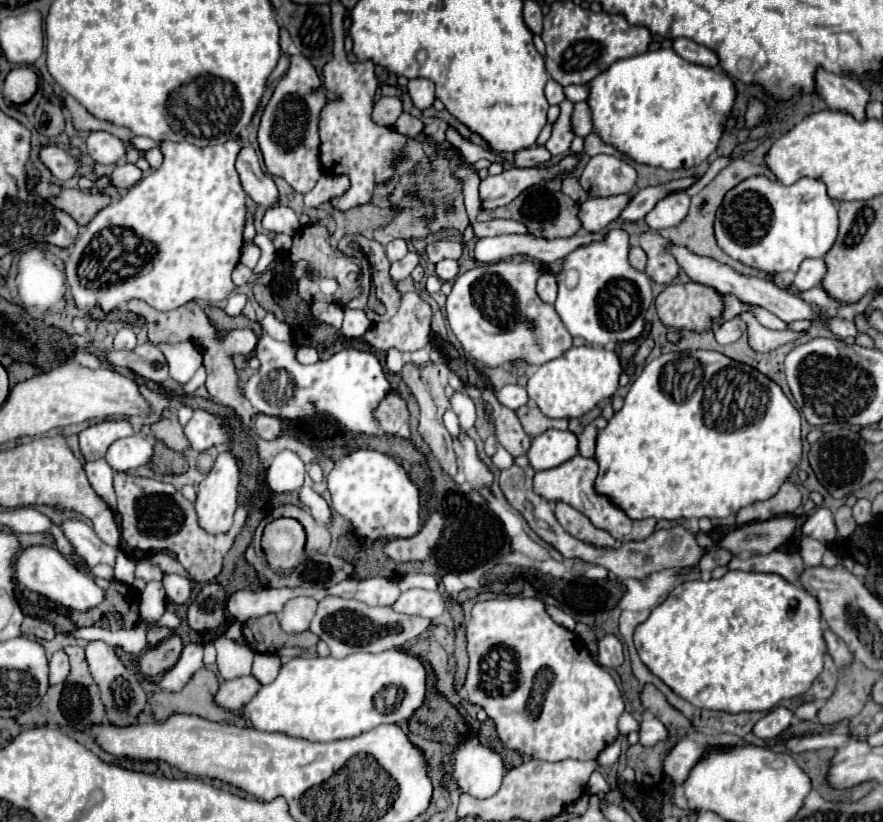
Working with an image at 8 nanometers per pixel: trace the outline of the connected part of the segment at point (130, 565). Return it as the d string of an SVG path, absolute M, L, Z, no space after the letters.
M119 549L115 559L115 579L123 583L133 583L133 569L135 569L135 563L127 559L127 555Z

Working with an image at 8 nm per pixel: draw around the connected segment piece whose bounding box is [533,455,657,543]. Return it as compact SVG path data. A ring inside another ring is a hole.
M575 455L575 457L571 457L569 461L565 461L559 467L535 473L533 487L535 487L535 493L545 497L547 501L565 501L571 507L579 509L581 513L585 513L589 517L589 521L595 527L609 531L621 543L647 539L655 531L655 523L657 521L655 519L641 519L641 521L627 519L627 515L623 515L623 511L619 511L619 507L615 507L607 497L595 493L595 489L593 489L595 477L597 477L597 463L595 463L595 459L585 459L581 455Z

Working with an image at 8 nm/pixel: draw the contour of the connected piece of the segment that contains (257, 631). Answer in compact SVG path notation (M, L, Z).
M263 615L259 619L249 619L243 625L245 643L257 653L275 653L281 647L315 647L319 637L311 631L289 635L279 627L277 615Z

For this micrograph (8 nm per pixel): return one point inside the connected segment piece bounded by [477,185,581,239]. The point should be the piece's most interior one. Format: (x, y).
(547, 213)

